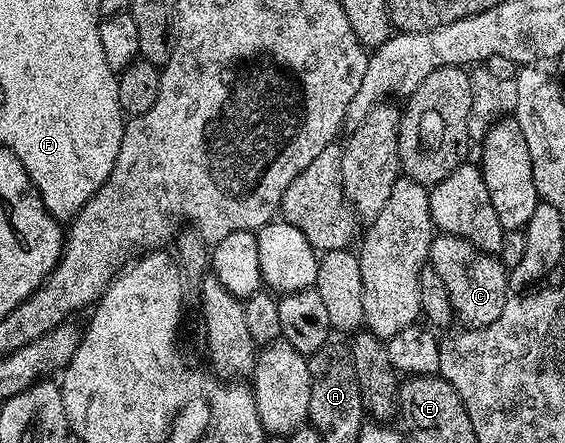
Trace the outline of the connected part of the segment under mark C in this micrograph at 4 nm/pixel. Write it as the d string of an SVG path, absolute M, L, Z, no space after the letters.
M438 233L430 246L428 263L436 269L436 273L440 273L450 294L455 320L459 324L462 322L463 328L487 327L496 321L496 317L500 317L511 290L508 269L498 255L481 251L464 237Z

